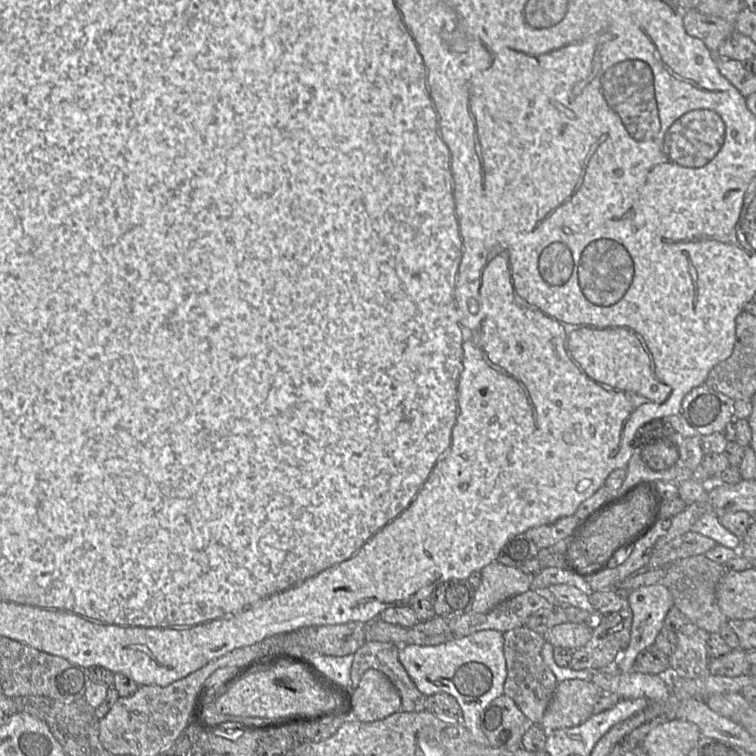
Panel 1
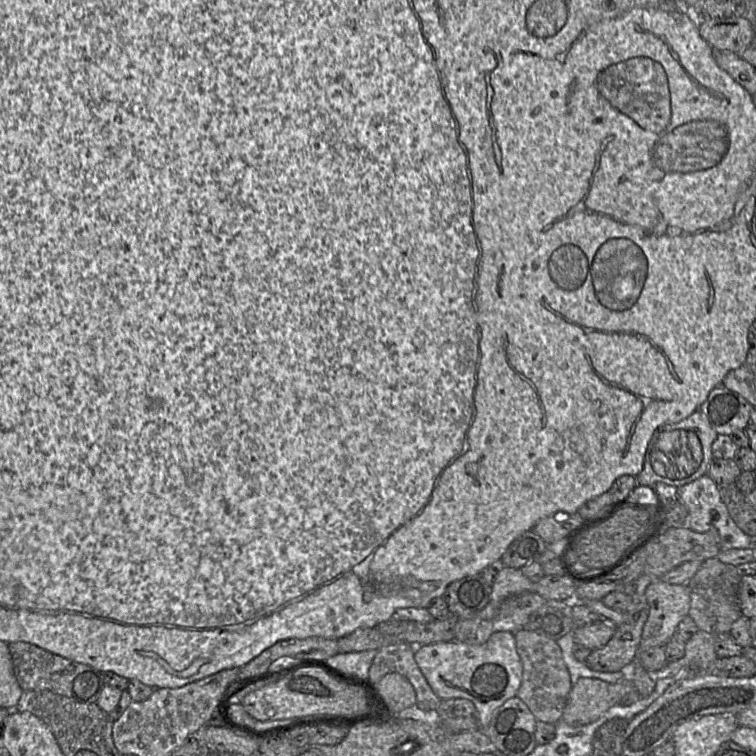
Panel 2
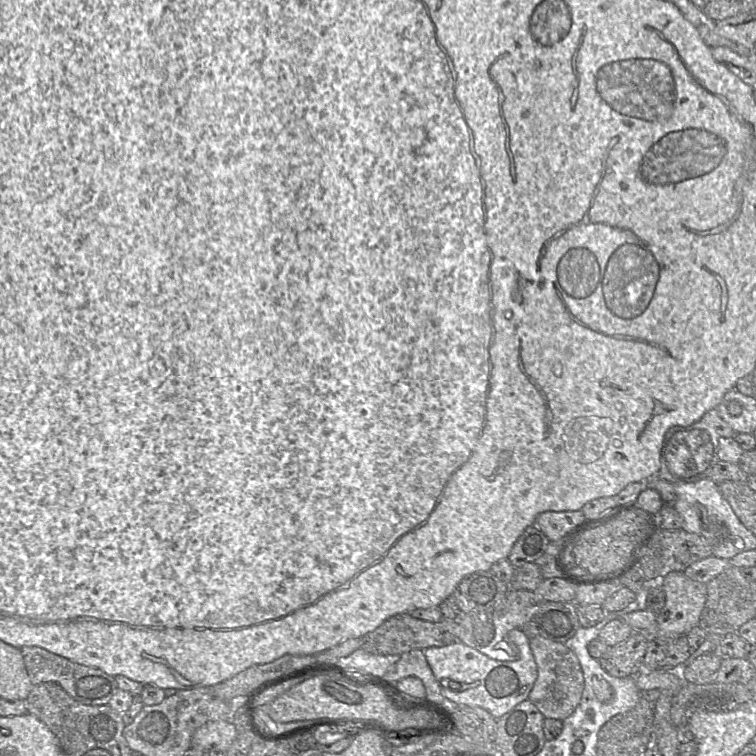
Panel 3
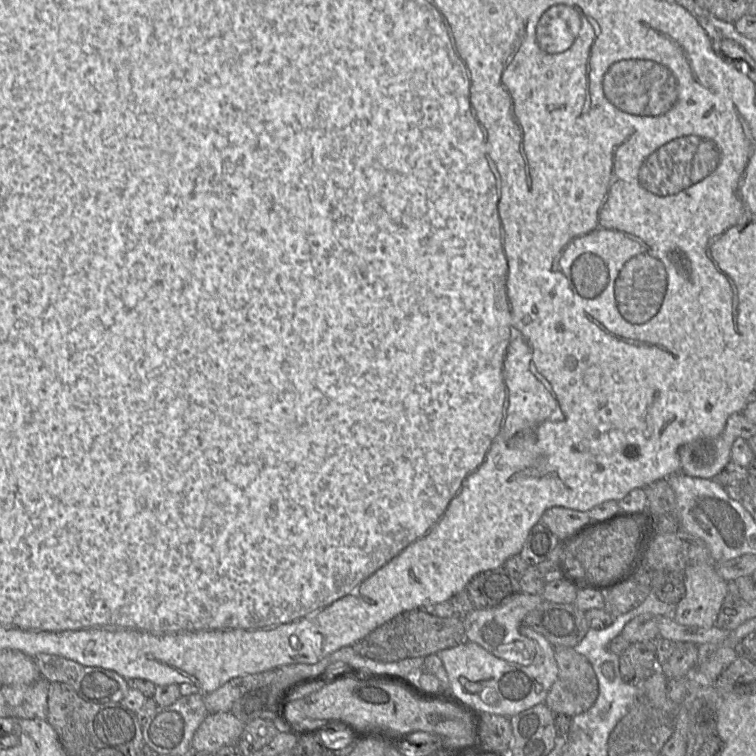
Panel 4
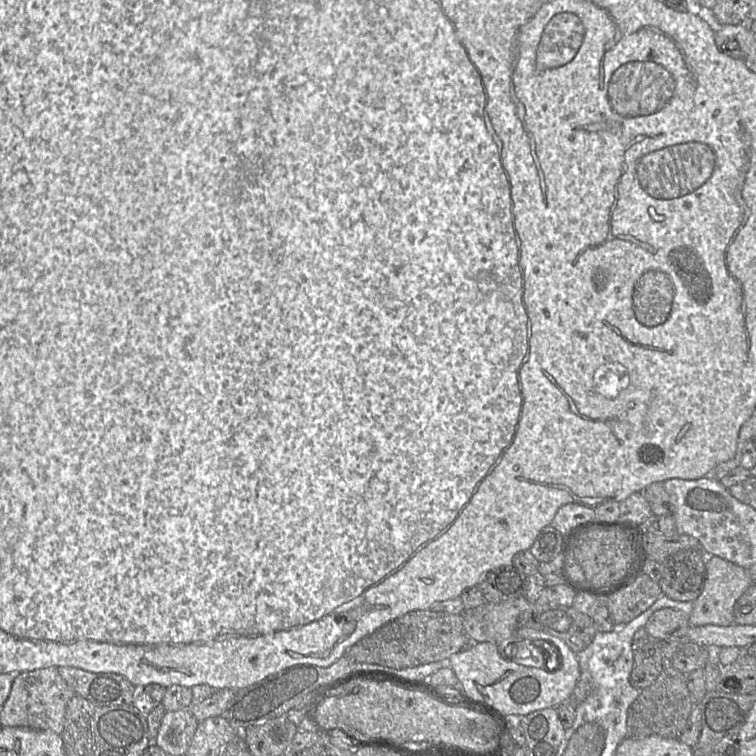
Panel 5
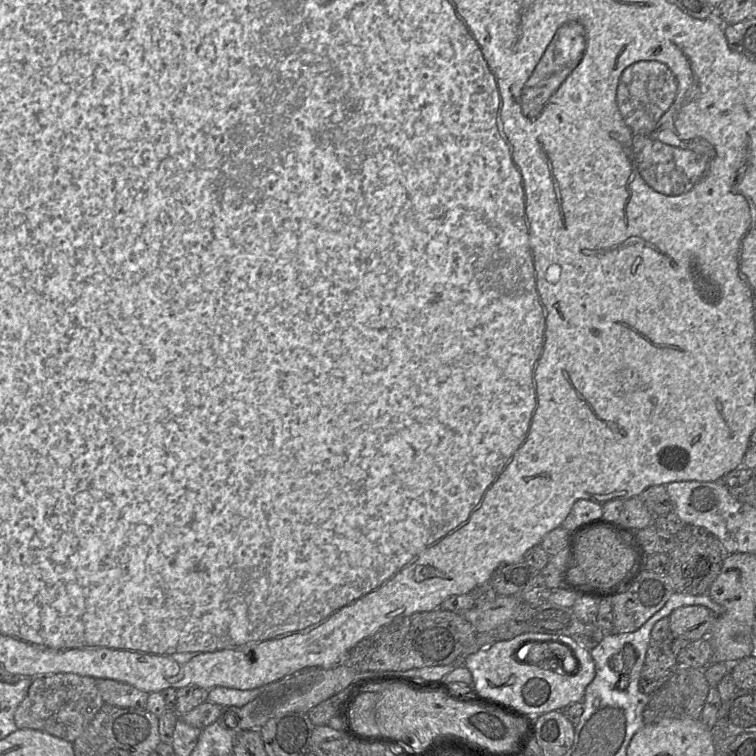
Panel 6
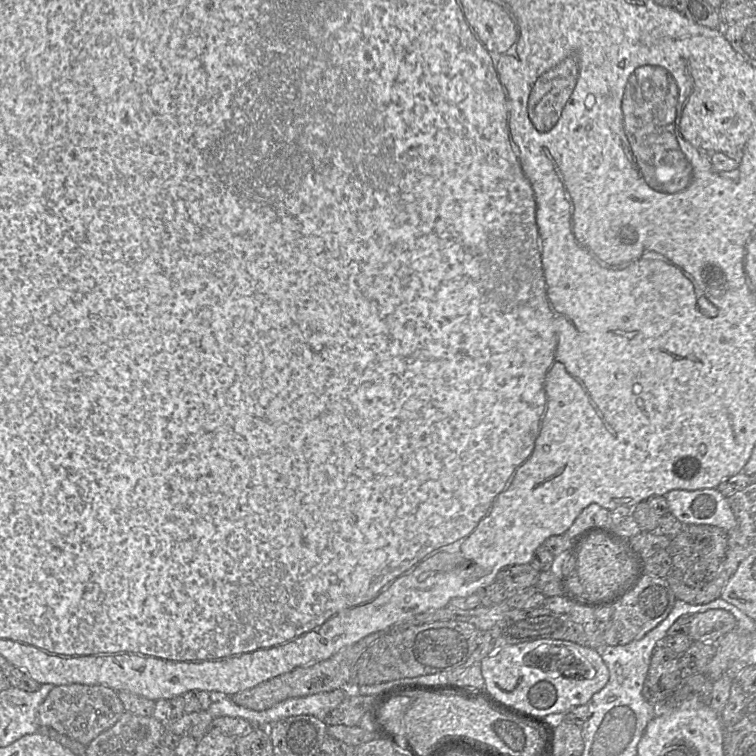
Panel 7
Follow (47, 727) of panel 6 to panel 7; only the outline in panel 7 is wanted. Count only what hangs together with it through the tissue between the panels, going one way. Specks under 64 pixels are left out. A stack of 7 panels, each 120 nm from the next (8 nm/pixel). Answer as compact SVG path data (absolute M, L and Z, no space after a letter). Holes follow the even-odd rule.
M69 684L54 686L38 709L41 730L54 730L87 745L113 726L125 708L118 692L103 685Z

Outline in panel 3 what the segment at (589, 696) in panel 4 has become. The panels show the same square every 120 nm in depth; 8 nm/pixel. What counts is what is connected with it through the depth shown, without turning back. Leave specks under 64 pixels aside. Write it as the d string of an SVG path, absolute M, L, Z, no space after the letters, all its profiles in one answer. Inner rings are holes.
M530 636L529 645L537 665L537 679L528 700L545 718L563 721L575 711L582 699L585 681L580 663L574 652L564 643L541 636Z

